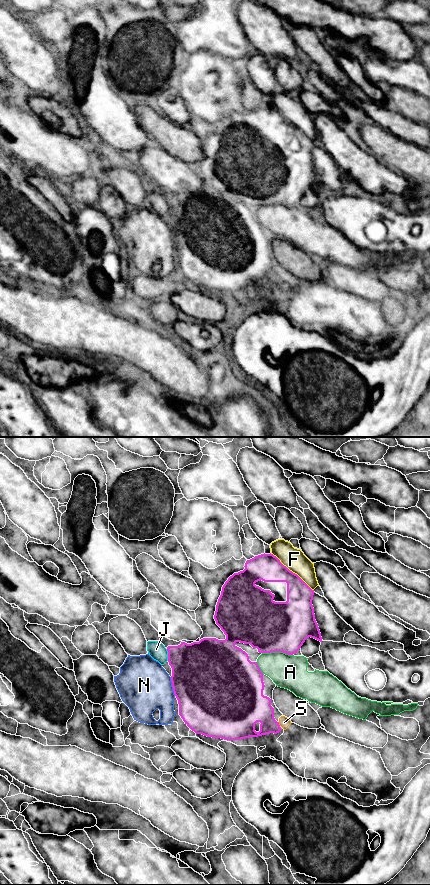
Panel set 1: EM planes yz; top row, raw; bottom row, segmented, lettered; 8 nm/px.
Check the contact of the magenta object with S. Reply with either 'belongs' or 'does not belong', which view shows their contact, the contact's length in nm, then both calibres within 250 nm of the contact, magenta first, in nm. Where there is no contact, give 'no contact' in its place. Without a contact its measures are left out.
belongs; contact in yz; length 40 nm; calibres 260 and 90 nm

